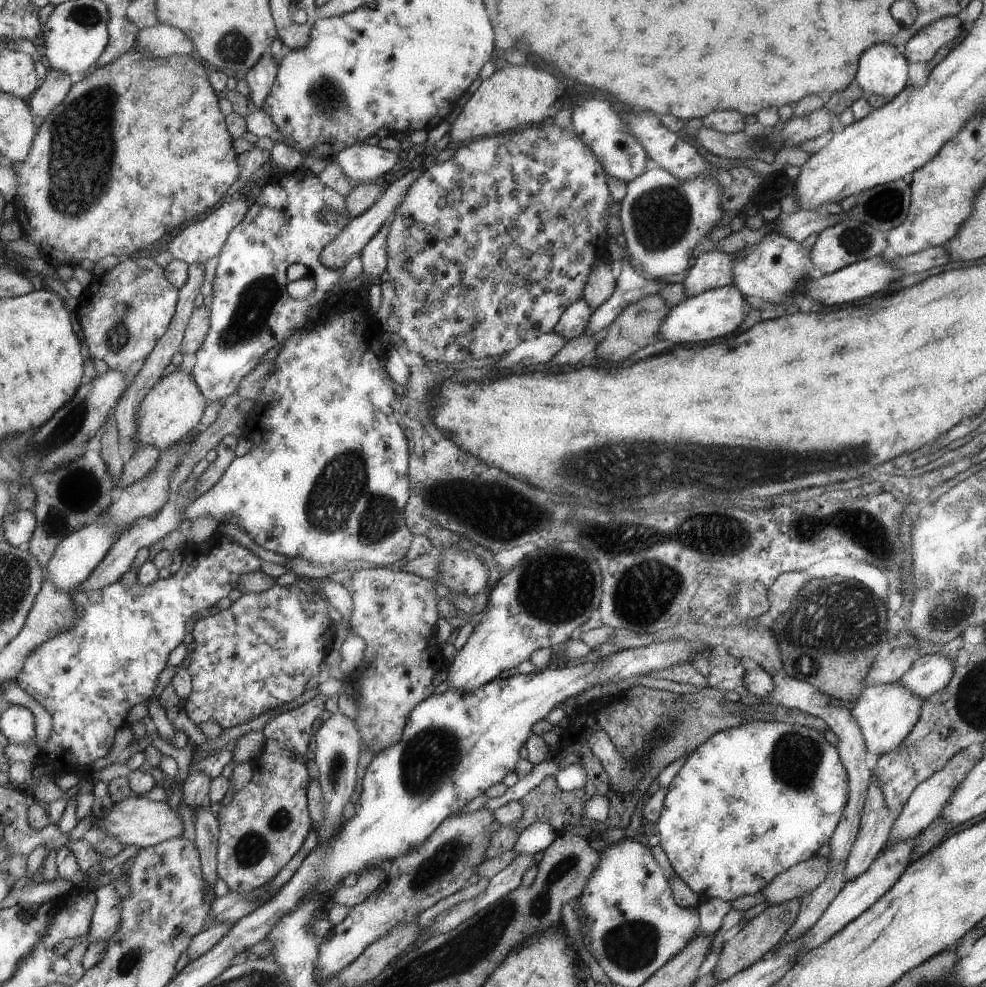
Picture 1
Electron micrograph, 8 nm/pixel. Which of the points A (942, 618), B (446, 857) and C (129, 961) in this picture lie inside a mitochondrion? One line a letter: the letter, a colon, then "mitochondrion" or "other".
A: mitochondrion
B: mitochondrion
C: mitochondrion

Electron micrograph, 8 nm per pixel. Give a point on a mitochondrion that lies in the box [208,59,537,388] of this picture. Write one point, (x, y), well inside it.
(257, 300)

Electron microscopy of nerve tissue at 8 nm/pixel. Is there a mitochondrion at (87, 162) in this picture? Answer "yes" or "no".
yes

